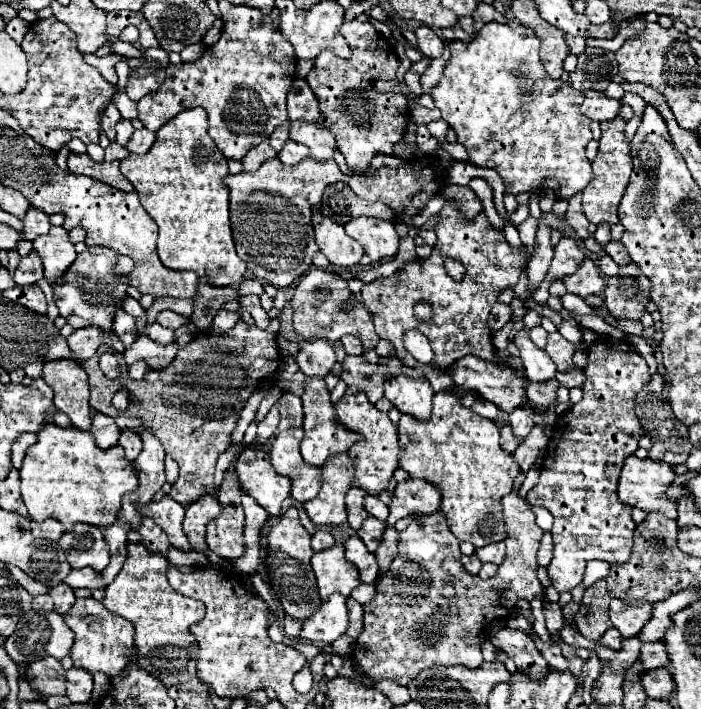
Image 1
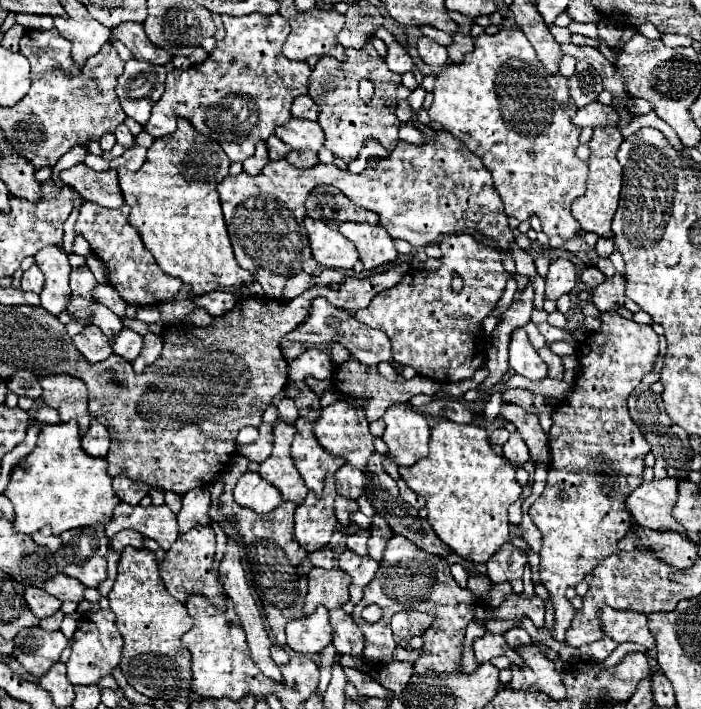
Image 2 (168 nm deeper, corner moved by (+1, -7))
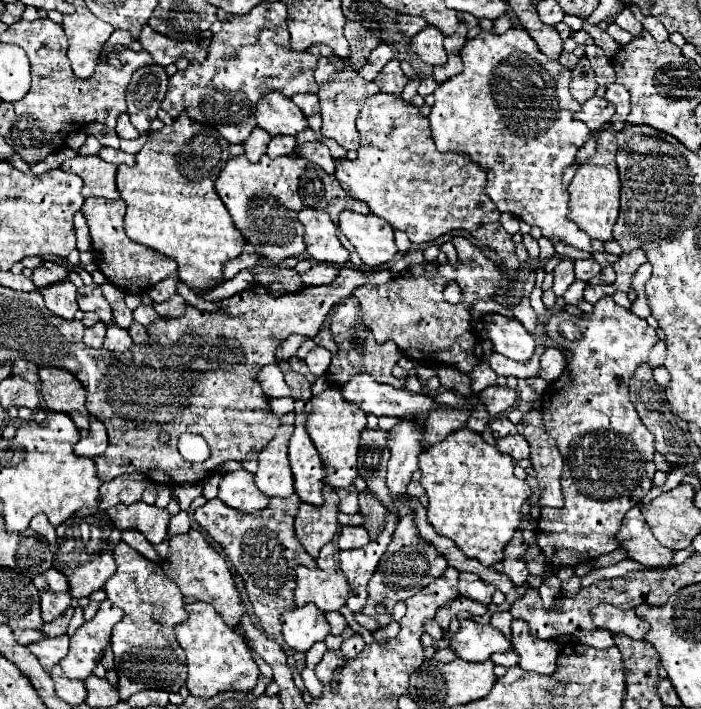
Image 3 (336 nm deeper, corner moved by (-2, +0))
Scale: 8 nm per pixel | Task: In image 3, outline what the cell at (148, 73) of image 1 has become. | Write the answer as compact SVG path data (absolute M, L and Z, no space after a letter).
M161 65L139 67L127 85L127 105L131 123L139 133L149 131L151 121L159 111L159 103L165 97L167 73Z

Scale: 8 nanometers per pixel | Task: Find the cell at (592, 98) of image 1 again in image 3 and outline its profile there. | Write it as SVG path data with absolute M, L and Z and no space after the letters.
M591 97L577 113L575 119L583 121L591 131L599 131L605 123L611 121L615 109L613 105L603 97Z

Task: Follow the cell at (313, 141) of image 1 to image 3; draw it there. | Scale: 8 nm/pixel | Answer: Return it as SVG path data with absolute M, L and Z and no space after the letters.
M281 93L265 95L257 105L257 125L275 135L297 135L307 129L307 117Z

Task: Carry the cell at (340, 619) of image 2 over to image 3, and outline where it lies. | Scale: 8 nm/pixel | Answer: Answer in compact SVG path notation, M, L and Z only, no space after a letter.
M331 611L331 613L325 613L329 625L331 625L331 635L341 635L349 625L345 621L345 617L339 613L339 611Z

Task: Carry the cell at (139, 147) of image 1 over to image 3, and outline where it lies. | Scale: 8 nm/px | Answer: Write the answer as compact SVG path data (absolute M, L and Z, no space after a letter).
M103 147L99 155L101 155L103 161L113 163L113 165L121 165L121 163L125 163L125 165L129 165L129 167L135 165L135 155L129 155L129 153L125 153L125 151L121 151L121 149L109 149L109 147Z

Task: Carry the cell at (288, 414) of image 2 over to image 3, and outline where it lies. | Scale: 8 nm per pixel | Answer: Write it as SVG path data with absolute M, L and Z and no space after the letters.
M277 363L267 365L265 369L261 369L261 373L267 373L263 377L263 387L265 387L267 395L271 395L271 397L291 397L291 389L283 381L283 373L281 373Z

